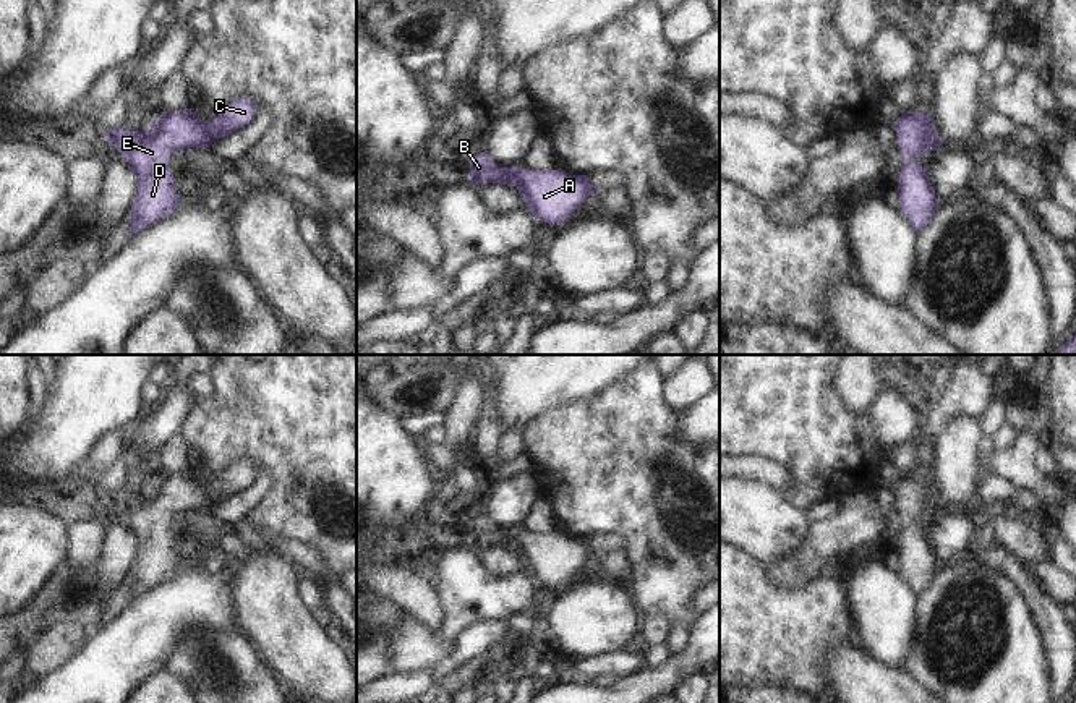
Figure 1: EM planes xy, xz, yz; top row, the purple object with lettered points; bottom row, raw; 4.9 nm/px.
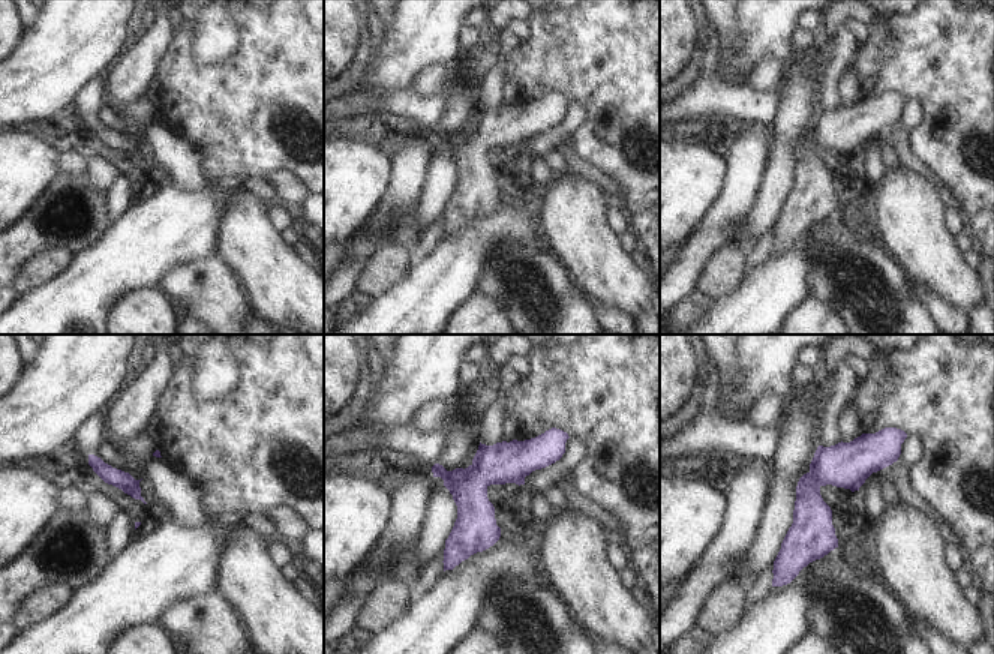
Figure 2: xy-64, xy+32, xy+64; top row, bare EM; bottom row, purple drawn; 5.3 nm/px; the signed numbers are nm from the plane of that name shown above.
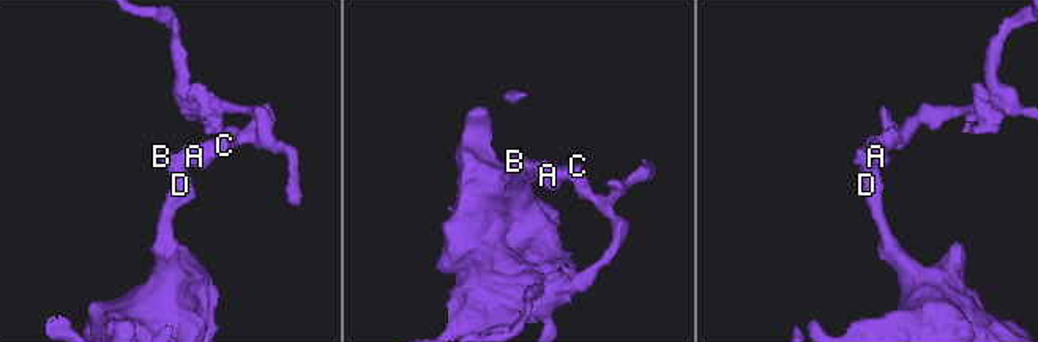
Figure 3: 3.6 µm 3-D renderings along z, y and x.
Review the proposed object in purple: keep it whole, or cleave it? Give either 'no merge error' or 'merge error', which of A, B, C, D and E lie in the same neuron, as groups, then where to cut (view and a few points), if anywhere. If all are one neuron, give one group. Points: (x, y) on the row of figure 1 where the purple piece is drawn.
no merge error; groups A B C D E; cut none

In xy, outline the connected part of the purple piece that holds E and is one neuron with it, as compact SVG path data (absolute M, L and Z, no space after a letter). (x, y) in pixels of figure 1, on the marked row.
M235 99L209 123L193 109L183 109L164 112L146 131L130 128L107 131L107 144L125 157L138 180L130 236L173 214L180 204L175 177L169 170L169 157L173 152L209 147L216 139L250 125L254 115L256 107L251 99Z

